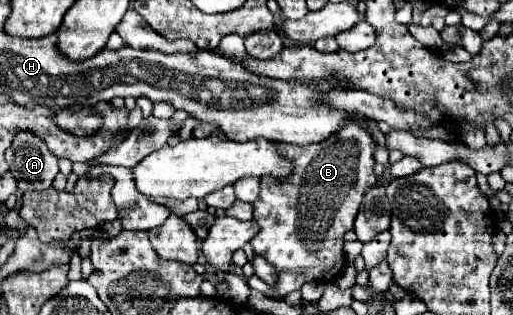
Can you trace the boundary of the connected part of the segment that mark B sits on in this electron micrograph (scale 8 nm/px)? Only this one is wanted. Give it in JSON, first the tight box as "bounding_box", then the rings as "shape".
{"bounding_box":[250,119,376,297],"shape":[[[348,119],[336,133],[328,139],[312,145],[292,145],[292,143],[274,143],[282,159],[292,163],[292,173],[284,179],[264,177],[260,179],[260,195],[254,201],[254,221],[260,225],[258,235],[250,241],[256,255],[262,255],[276,271],[276,283],[272,291],[278,297],[300,289],[308,281],[334,281],[344,269],[344,233],[352,229],[354,215],[364,199],[364,193],[374,187],[374,151],[376,141],[356,119]]]}

